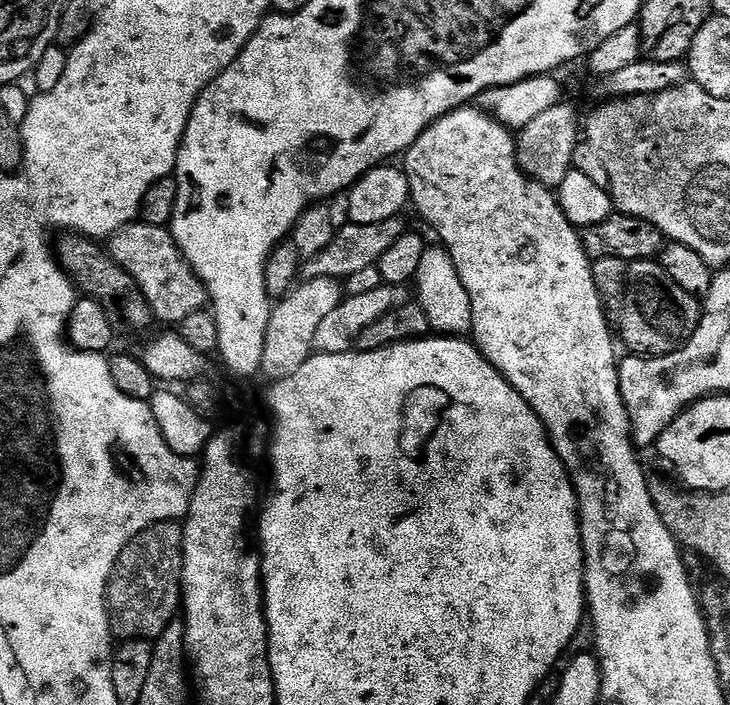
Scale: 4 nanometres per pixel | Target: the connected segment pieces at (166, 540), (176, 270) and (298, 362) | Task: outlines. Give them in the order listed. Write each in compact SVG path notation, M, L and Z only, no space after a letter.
M169 522L167 524L155 524L146 530L142 530L142 534L138 534L126 546L126 550L122 550L122 554L116 560L116 565L112 571L112 577L108 583L108 621L112 623L112 634L117 641L125 640L151 640L155 642L158 637L166 630L166 626L170 626L172 620L177 619L178 613L182 608L182 589L184 587L184 530L179 523Z
M133 222L114 233L107 241L107 251L134 278L142 290L146 302L152 307L153 317L164 326L178 326L182 318L205 311L209 303L208 291L198 274L180 253L180 247L168 228L150 226L143 222Z
M313 276L299 283L289 296L273 307L270 322L266 326L266 346L262 346L260 363L260 372L268 375L269 381L290 378L290 374L306 366L308 359L314 355L316 335L318 326L322 326L322 318L326 318L334 306L344 301L344 286L341 281L331 280L328 276Z

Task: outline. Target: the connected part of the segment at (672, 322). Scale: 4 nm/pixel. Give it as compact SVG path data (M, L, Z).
M634 260L628 266L628 291L624 296L618 336L629 353L638 356L665 356L676 352L698 330L702 304L686 294L656 260Z

